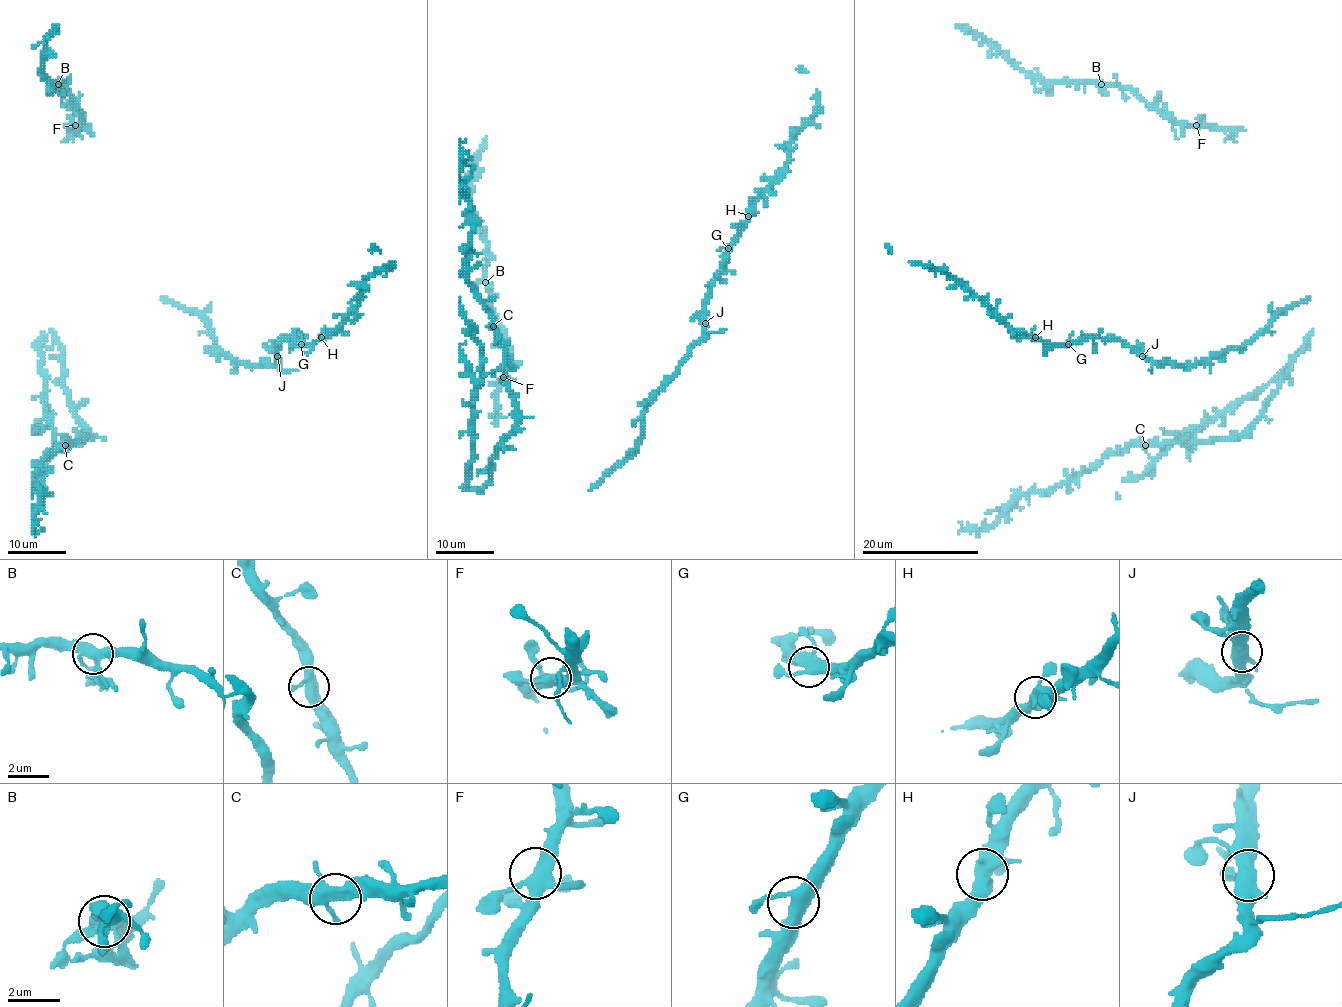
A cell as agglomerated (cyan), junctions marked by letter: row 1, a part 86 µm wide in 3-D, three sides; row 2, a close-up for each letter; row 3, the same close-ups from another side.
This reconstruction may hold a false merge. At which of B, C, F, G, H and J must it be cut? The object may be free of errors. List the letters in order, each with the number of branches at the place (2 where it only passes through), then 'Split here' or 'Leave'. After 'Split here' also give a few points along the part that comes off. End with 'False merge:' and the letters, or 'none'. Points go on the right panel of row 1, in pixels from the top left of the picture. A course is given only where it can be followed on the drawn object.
B: Branches: 4. Leave
C: Branches: 4. Leave
F: Branches: 4. Leave
G: Branches: 4. Leave
H: Branches: 4. Leave
J: Branches: 4. Leave
False merge: none

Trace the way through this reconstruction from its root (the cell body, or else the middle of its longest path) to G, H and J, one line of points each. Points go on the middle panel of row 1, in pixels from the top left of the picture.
G: (592, 486), (633, 451), (649, 399), (703, 334), (703, 305), (709, 283), (728, 248)
H: (592, 486), (633, 451), (649, 399), (703, 334), (703, 305), (709, 283), (749, 216)
J: (592, 486), (633, 451), (649, 399), (674, 374), (680, 361), (703, 334), (705, 323)

